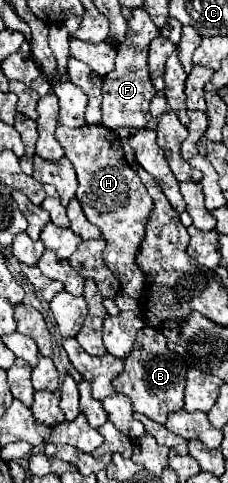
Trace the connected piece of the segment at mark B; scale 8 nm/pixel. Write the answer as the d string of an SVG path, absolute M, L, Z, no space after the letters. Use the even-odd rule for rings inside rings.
M143 327L137 333L133 351L129 353L129 357L123 363L121 375L113 381L113 387L117 389L117 393L123 393L131 399L133 409L137 413L143 413L149 419L163 425L169 413L183 409L185 371L187 371L187 363L179 355L173 355L167 349L165 335L161 335L161 331L157 331L157 329Z

